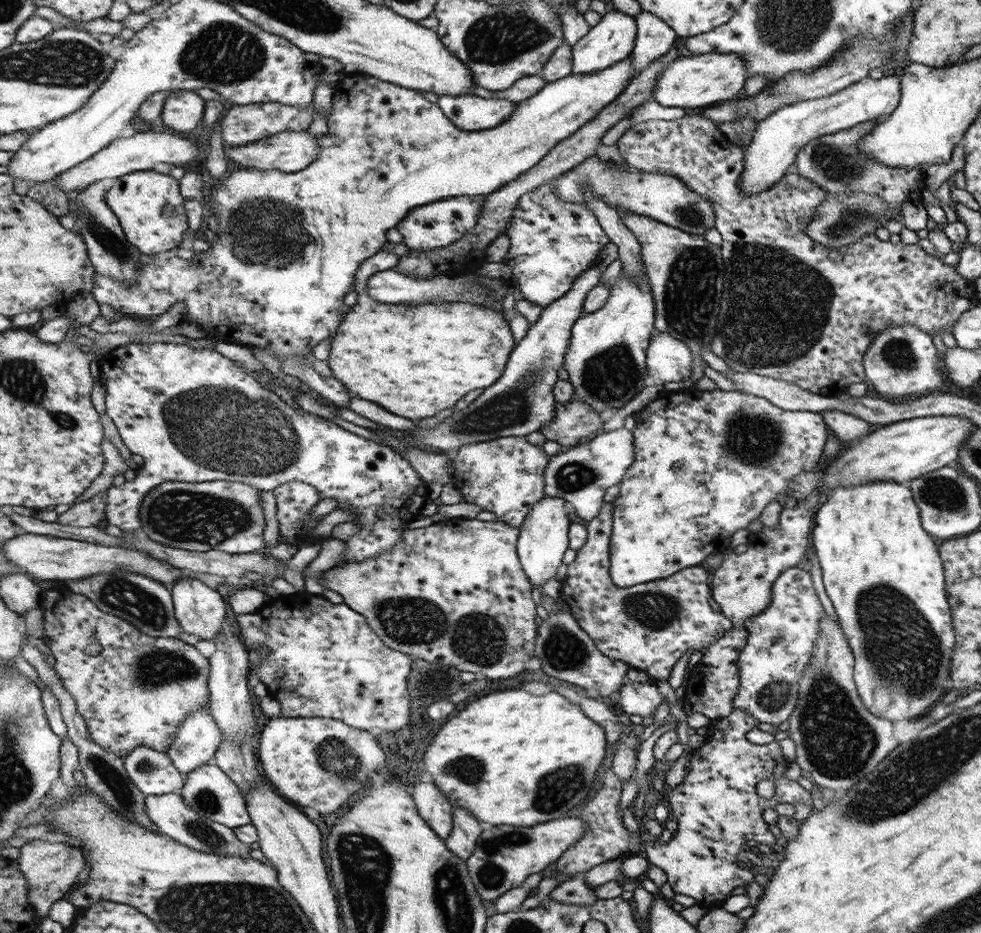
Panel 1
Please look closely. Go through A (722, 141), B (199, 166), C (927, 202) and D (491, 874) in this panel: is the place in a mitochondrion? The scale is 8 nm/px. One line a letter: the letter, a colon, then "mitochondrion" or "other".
A: other
B: other
C: other
D: mitochondrion

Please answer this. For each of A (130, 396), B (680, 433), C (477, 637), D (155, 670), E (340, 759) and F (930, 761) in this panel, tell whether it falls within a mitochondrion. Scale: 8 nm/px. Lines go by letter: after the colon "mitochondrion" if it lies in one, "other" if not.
A: other
B: other
C: mitochondrion
D: mitochondrion
E: mitochondrion
F: mitochondrion

